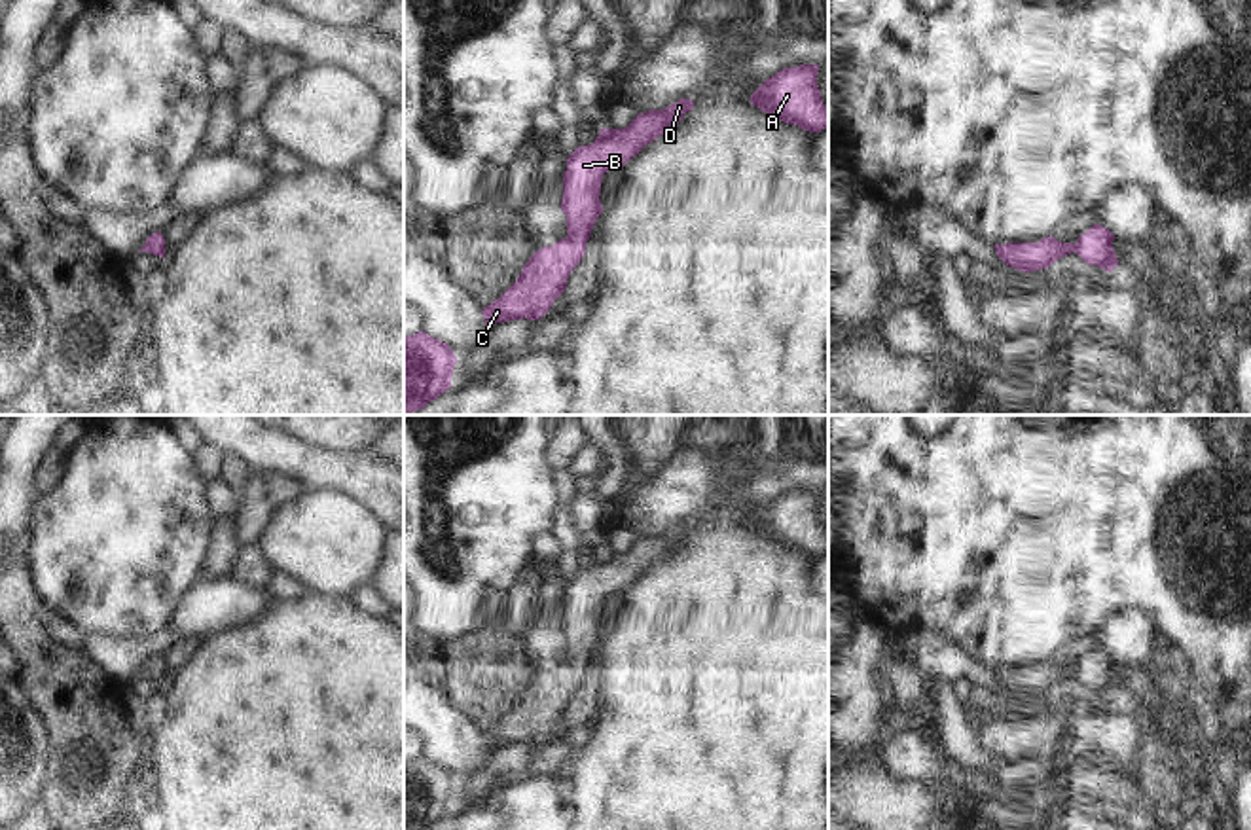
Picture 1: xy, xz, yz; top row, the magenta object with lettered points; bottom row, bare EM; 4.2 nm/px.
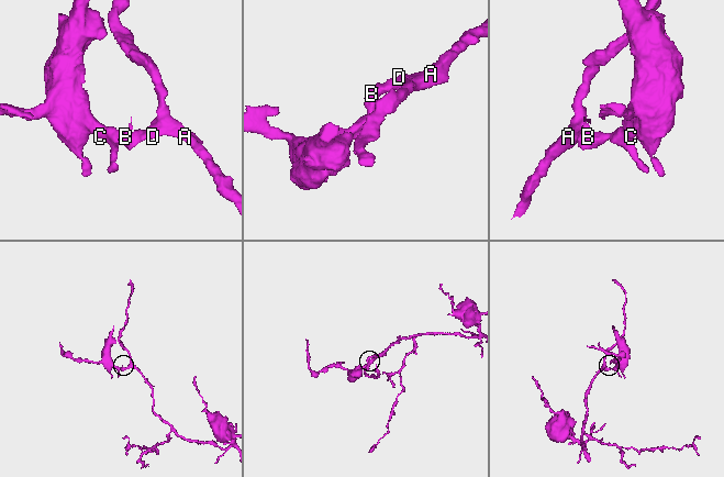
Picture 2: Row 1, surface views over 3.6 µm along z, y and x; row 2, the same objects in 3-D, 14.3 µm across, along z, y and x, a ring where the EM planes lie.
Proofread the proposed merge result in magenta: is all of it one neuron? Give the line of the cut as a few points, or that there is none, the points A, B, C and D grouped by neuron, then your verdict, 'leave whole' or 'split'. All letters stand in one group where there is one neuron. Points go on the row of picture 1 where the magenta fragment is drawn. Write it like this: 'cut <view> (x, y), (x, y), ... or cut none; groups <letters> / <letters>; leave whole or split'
cut none; groups A B C D; leave whole

